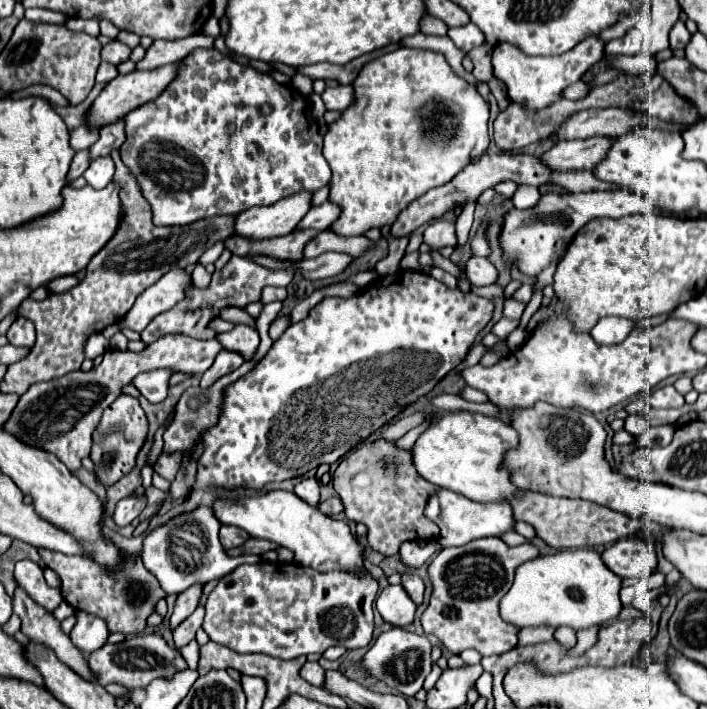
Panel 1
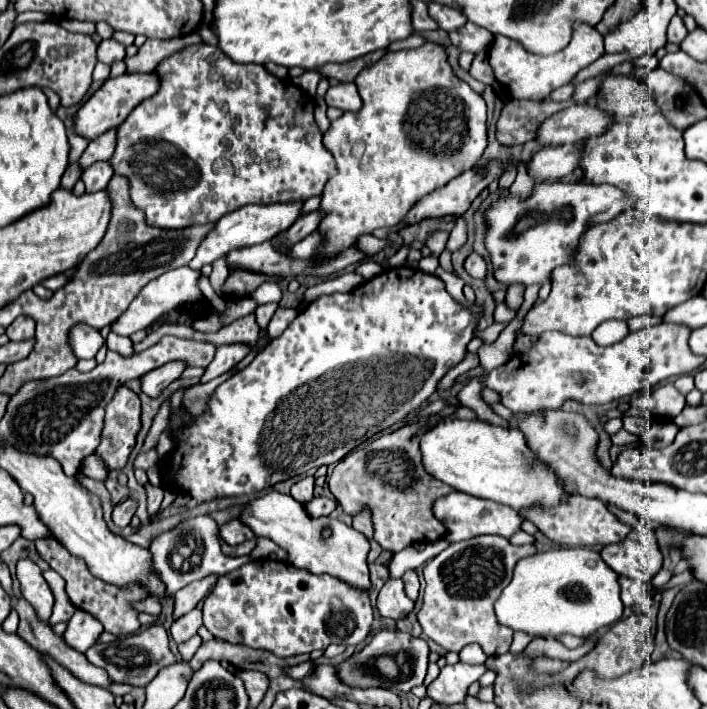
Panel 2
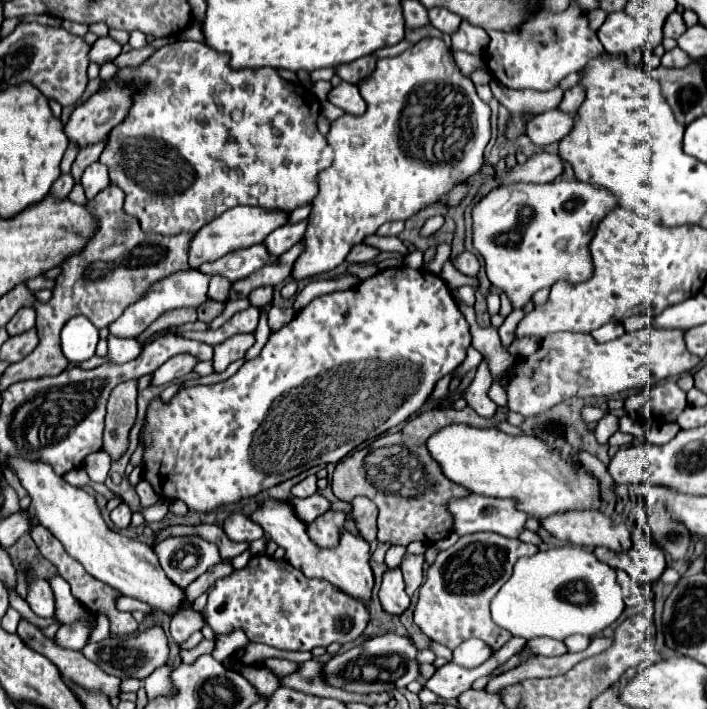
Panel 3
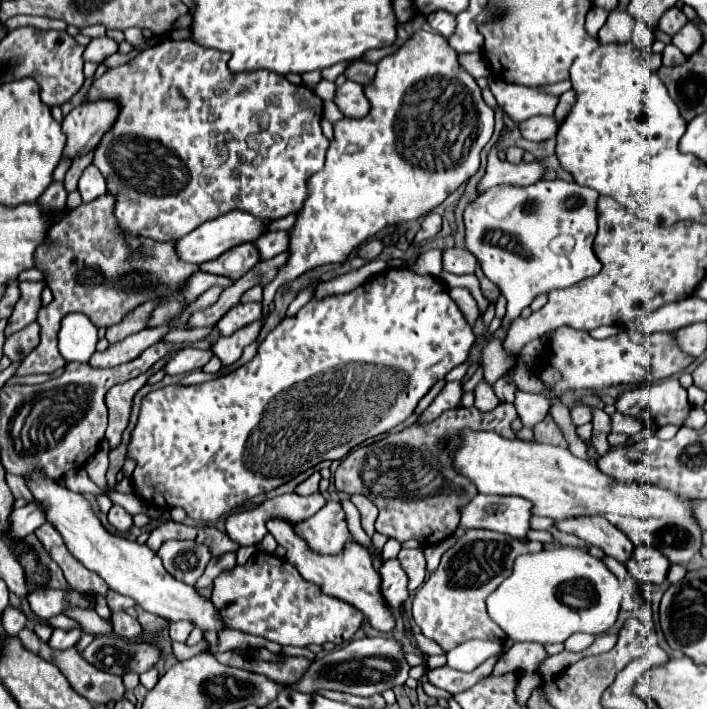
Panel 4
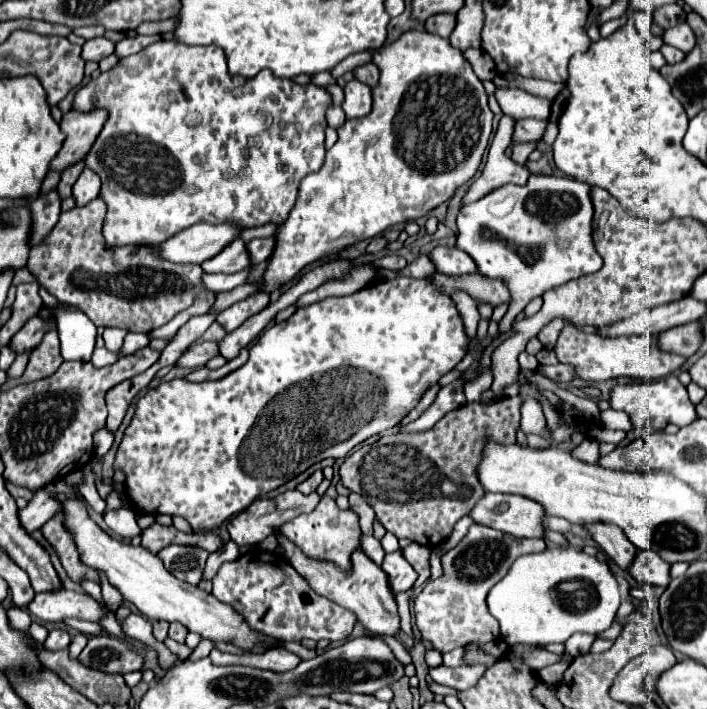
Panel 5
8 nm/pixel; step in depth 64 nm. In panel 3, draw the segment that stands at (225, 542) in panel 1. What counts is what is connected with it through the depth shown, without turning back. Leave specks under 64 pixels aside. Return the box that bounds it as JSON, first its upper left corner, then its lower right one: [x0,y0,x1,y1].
[222,514,264,542]

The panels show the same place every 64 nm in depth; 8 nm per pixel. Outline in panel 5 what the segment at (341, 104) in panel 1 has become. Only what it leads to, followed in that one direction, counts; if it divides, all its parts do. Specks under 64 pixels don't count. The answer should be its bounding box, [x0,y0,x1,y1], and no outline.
[342,80,372,118]

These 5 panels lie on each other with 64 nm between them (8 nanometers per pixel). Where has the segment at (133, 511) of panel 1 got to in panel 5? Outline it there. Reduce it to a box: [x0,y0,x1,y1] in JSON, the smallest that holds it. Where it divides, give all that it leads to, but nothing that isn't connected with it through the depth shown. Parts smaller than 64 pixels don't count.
[104,508,140,538]

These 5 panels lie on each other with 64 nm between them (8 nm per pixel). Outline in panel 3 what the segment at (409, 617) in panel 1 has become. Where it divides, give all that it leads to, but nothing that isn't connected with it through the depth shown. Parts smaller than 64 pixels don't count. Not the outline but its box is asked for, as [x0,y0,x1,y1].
[378,570,410,616]

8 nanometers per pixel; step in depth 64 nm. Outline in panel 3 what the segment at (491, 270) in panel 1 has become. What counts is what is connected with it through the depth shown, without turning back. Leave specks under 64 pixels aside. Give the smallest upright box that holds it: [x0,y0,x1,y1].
[452,252,480,276]

